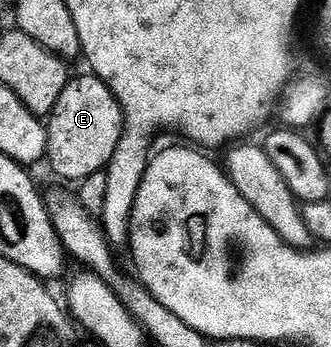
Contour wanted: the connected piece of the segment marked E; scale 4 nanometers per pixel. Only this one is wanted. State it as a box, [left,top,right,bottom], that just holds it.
[46,72,126,184]

